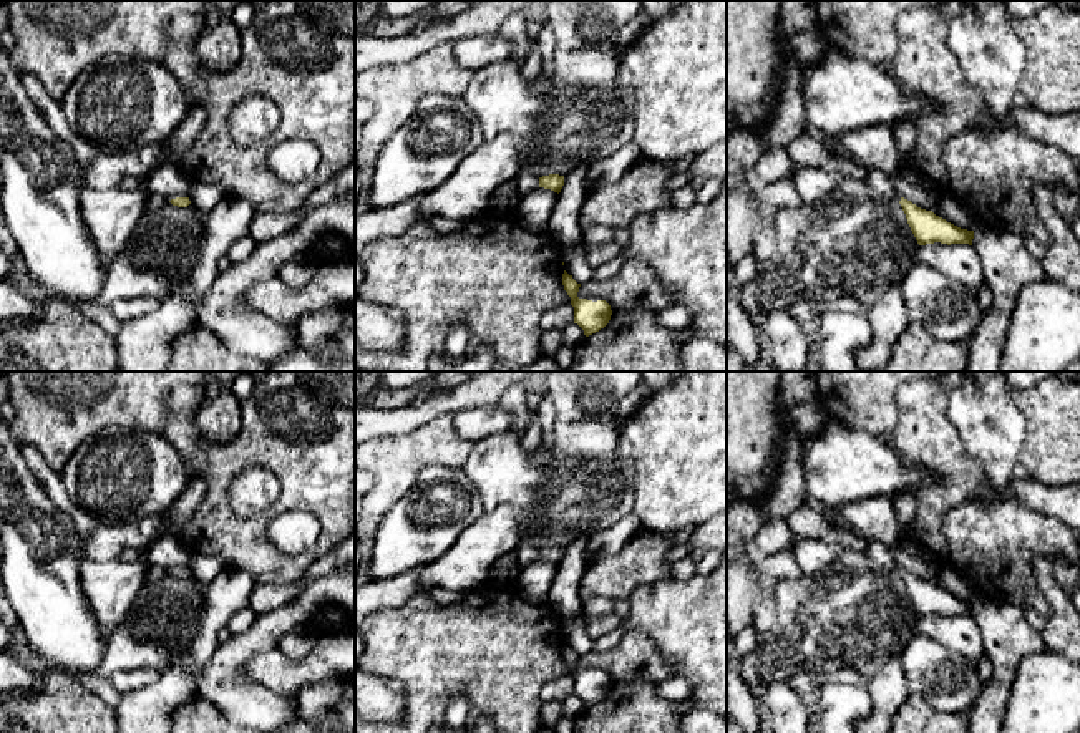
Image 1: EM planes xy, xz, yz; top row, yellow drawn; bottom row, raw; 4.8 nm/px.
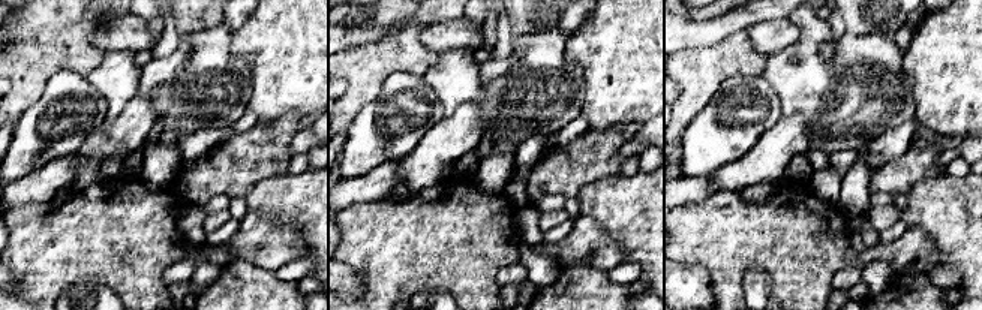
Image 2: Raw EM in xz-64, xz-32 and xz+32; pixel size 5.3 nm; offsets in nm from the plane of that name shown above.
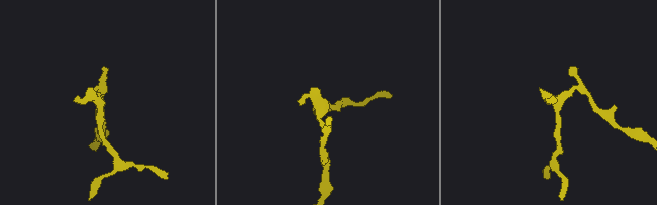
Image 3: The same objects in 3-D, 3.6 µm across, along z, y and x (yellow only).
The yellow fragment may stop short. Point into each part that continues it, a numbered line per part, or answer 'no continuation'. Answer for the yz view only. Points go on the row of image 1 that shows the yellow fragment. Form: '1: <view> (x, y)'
1: yz (878, 183)

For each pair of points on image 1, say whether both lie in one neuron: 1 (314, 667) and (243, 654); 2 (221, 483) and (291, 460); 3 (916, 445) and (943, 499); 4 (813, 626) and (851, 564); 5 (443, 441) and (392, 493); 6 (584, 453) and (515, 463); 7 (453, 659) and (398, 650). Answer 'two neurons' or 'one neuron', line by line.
1: two neurons
2: one neuron
3: one neuron
4: one neuron
5: one neuron
6: one neuron
7: one neuron

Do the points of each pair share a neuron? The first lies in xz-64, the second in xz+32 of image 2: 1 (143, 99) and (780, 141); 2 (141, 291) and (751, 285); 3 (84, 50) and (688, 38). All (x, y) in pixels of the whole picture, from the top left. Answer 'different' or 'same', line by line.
1: same
2: different
3: different

